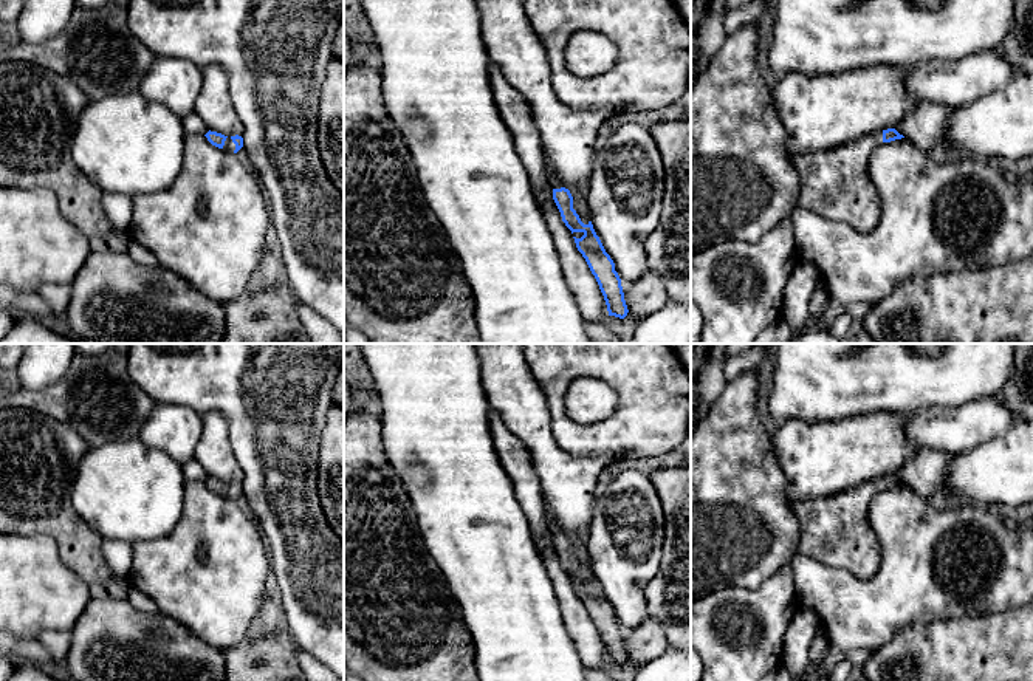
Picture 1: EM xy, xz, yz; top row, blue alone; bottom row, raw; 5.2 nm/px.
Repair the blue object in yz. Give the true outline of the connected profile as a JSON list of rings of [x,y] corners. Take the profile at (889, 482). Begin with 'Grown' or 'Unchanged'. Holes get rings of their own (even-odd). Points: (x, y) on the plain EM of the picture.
Grown. [[[887,475],[829,497],[794,500],[799,551],[860,579],[873,576],[880,568],[880,546],[867,523],[867,508],[880,491],[901,484]]]

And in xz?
Grown. [[[544,501],[545,522],[553,536],[553,546],[561,559],[562,568],[573,579],[582,579],[581,585],[575,585],[578,597],[585,605],[592,621],[595,622],[599,636],[604,642],[609,662],[624,666],[629,659],[624,639],[621,633],[621,625],[615,618],[615,610],[606,599],[599,583],[596,582],[592,568],[584,571],[573,556],[573,543],[568,536],[565,536],[556,523],[556,518]]]

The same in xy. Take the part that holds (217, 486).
Grown. [[[209,477],[204,483],[212,492],[215,492],[218,495],[225,495],[228,498],[237,500],[243,494],[243,484],[239,481],[225,483],[221,480]]]

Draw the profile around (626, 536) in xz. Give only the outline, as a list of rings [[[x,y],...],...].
[[[629,469],[621,472],[606,489],[601,497],[593,500],[593,517],[590,522],[590,536],[587,553],[590,568],[599,583],[606,599],[615,610],[615,618],[621,627],[635,628],[647,618],[646,613],[646,587],[658,574],[661,566],[661,546],[664,542],[664,511],[657,489],[649,475]]]

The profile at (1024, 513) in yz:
[[[1033,503],[1030,505],[1022,505],[1016,509],[997,509],[999,515],[1004,517],[1011,517],[1014,518],[1019,525],[1022,525],[1027,520],[1033,520]]]

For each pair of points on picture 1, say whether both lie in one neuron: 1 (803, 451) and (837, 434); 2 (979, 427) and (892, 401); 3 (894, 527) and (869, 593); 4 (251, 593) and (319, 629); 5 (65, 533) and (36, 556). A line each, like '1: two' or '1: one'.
1: one
2: two
3: one
4: two
5: two

